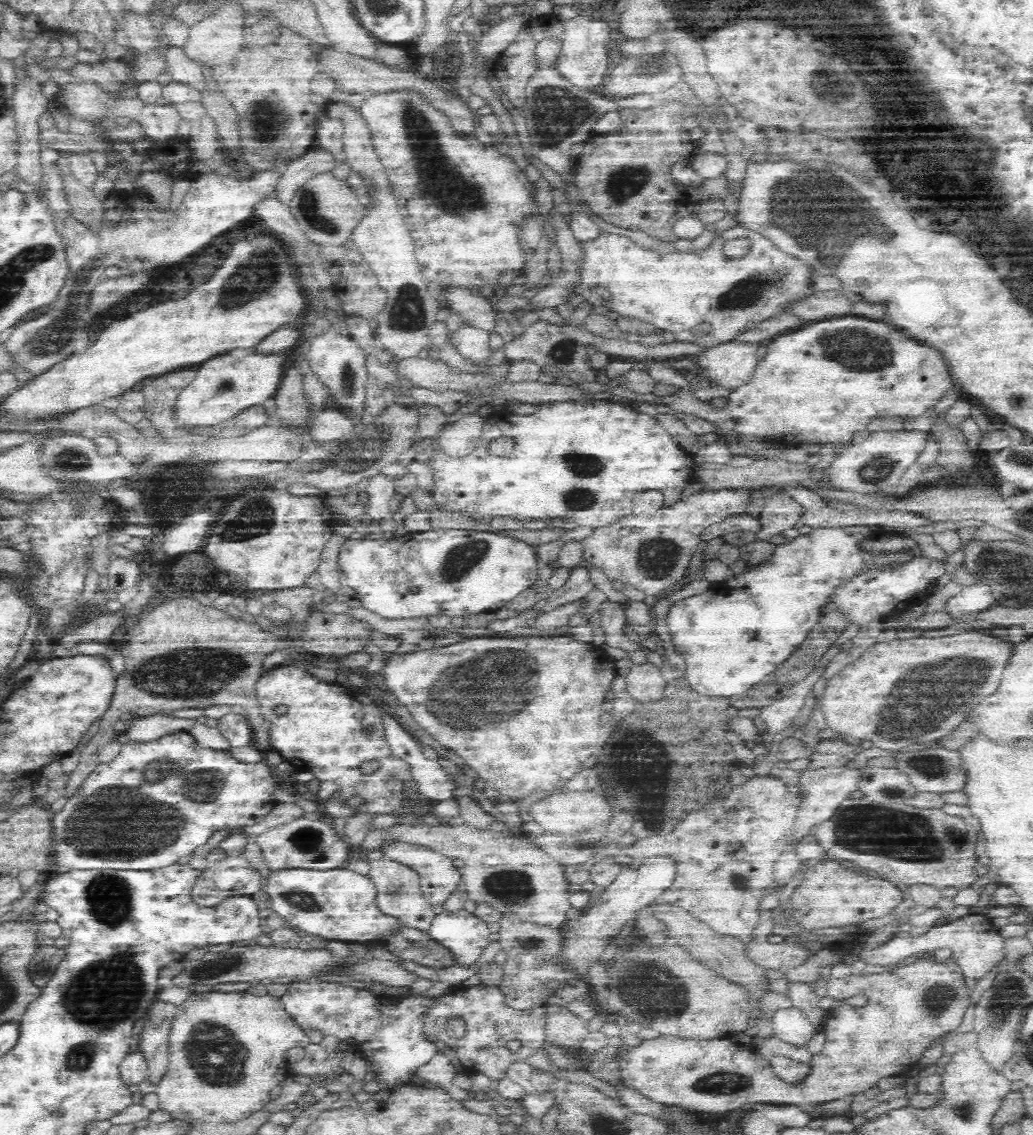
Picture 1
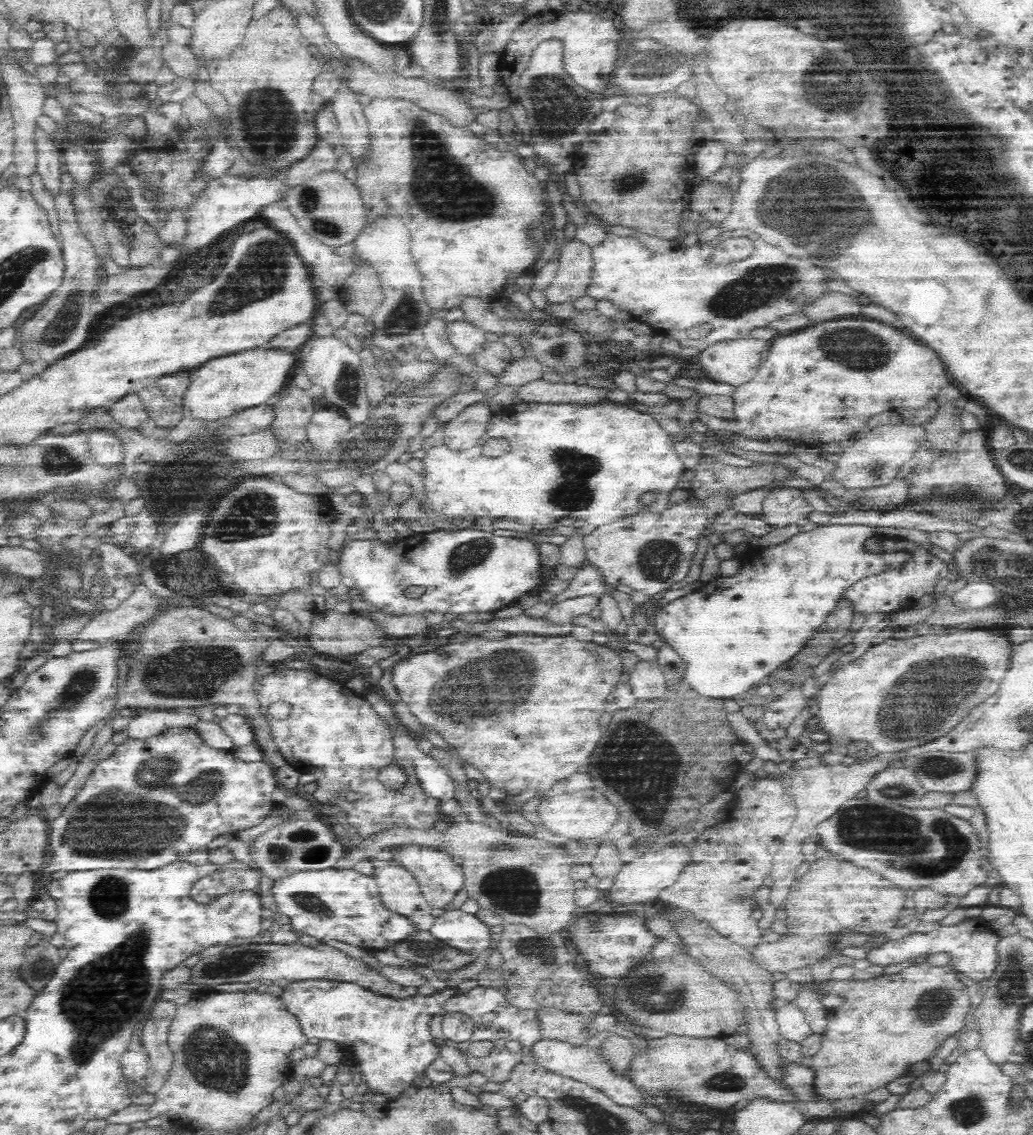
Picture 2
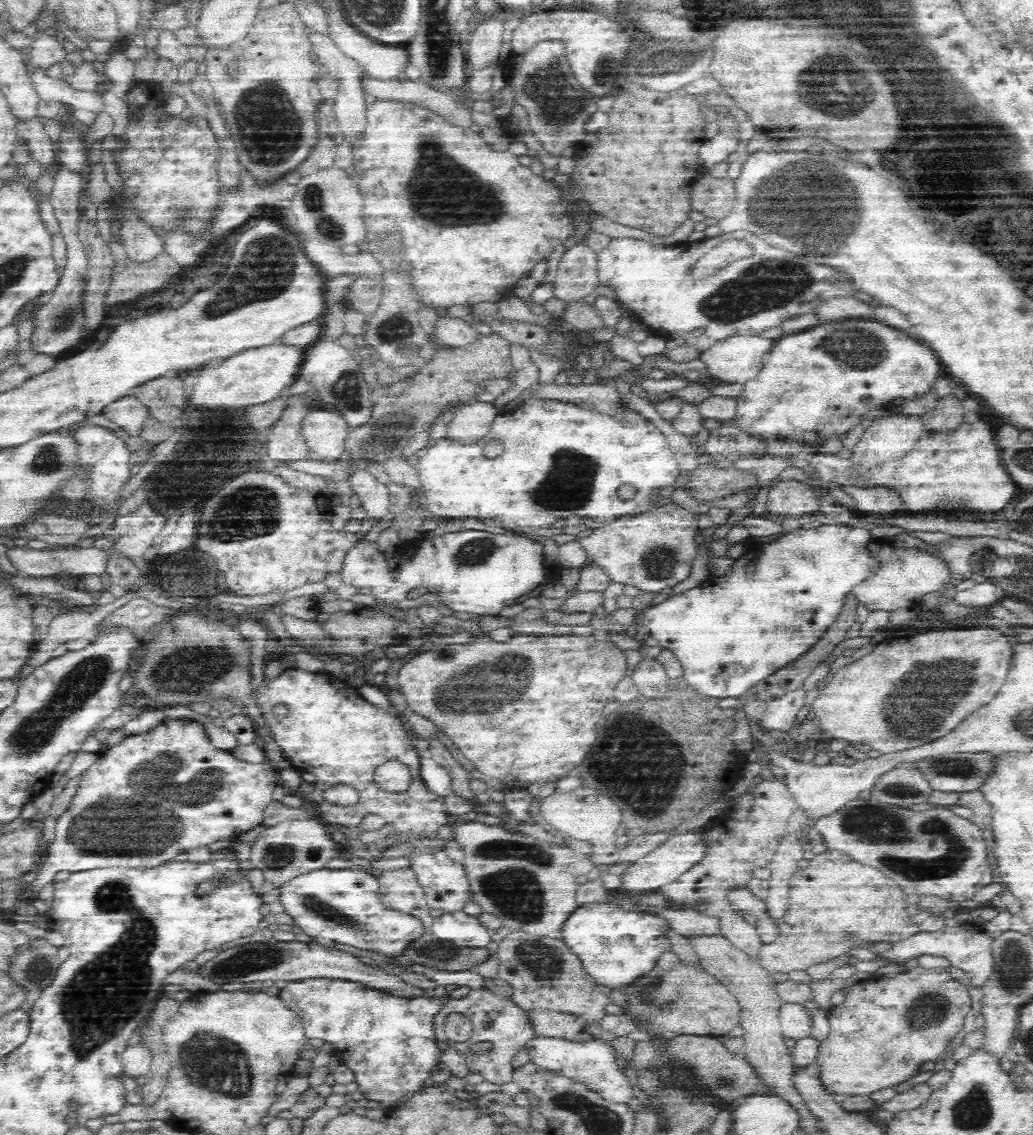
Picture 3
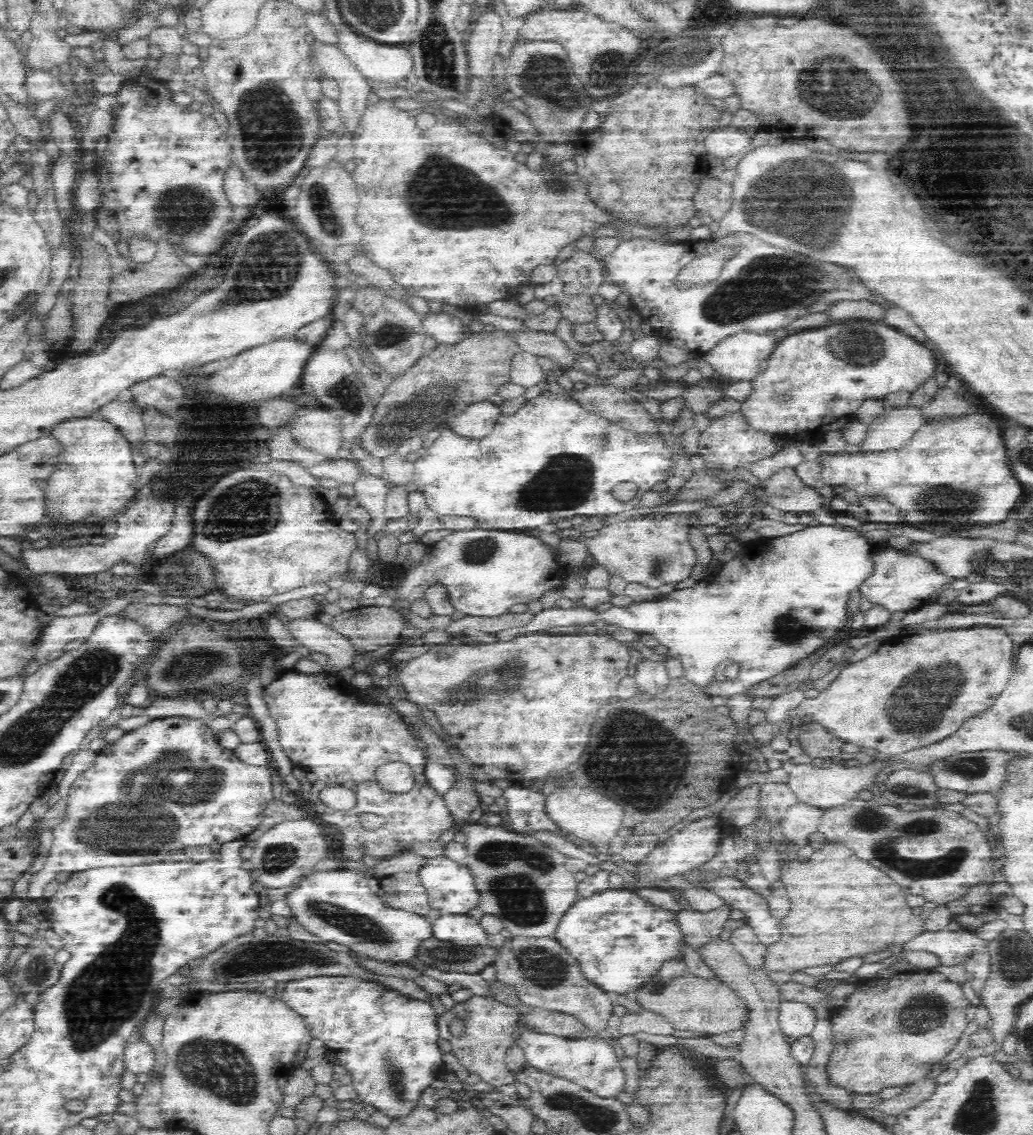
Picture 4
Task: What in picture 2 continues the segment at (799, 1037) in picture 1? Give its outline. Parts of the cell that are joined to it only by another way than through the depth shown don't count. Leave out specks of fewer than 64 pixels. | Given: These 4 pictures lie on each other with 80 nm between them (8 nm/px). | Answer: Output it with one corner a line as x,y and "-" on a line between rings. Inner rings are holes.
793,1002
786,1005
775,1010
780,1036
788,1042
802,1042
812,1034
809,1022

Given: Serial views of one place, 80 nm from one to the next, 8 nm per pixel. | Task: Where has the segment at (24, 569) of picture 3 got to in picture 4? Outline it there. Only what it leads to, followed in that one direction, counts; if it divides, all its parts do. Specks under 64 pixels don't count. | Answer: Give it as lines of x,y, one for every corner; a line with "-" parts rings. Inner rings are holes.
150,493
136,500
131,504
124,516
118,521
116,538
104,542
100,545
64,546
60,544
46,546
43,549
22,550
20,552
20,562
30,570
32,574
57,574
87,576
90,579
100,572
106,572
118,561
124,561
134,566
142,566
146,562
146,552
148,548
158,542
168,530
170,530
170,520
174,514
174,505
170,500
162,496
152,496

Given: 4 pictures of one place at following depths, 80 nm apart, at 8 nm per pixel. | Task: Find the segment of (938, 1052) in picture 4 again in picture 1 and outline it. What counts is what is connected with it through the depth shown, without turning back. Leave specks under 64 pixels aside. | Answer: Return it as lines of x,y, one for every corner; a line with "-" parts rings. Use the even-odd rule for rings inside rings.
933,957
919,958
909,965
898,964
894,970
885,970
881,974
874,972
855,972
846,978
818,979
810,983
812,992
820,998
848,1000
857,994
868,996
864,1008
847,1004
830,1011
830,1016
822,1026
826,1042
822,1052
813,1055
808,1074
799,1081
788,1083
780,1079
772,1070
769,1059
762,1058
748,1045
739,1045
729,1039
712,1039
708,1042
680,1040
674,1036
660,1035
657,1038
643,1040
629,1047
619,1064
621,1084
637,1092
644,1098
666,1107
680,1108
681,1111
711,1112
722,1115
730,1110
738,1110
744,1104
755,1107
765,1105
819,1105
822,1102
849,1098
854,1093
865,1092
872,1088
877,1080
896,1076
908,1066
914,1066
923,1057
924,1052
934,1044
936,1038
952,1035
964,1017
970,1004
970,988
964,983
964,973
951,957
945,962
937,962

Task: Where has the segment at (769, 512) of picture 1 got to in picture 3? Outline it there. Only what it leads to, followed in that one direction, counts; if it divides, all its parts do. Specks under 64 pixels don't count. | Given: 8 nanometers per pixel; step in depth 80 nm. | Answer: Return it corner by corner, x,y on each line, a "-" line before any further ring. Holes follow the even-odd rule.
775,480
768,491
764,516
772,522
794,518
794,520
819,510
822,501
819,494
807,485
796,480

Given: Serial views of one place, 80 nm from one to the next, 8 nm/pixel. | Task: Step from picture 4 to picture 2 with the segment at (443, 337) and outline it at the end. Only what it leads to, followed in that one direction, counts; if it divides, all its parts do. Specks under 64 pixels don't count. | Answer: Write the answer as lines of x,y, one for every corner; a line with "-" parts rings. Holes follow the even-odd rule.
464,320
446,324
446,335
448,341
454,345
456,350
464,356
478,356
484,350
486,344
486,333
476,326

